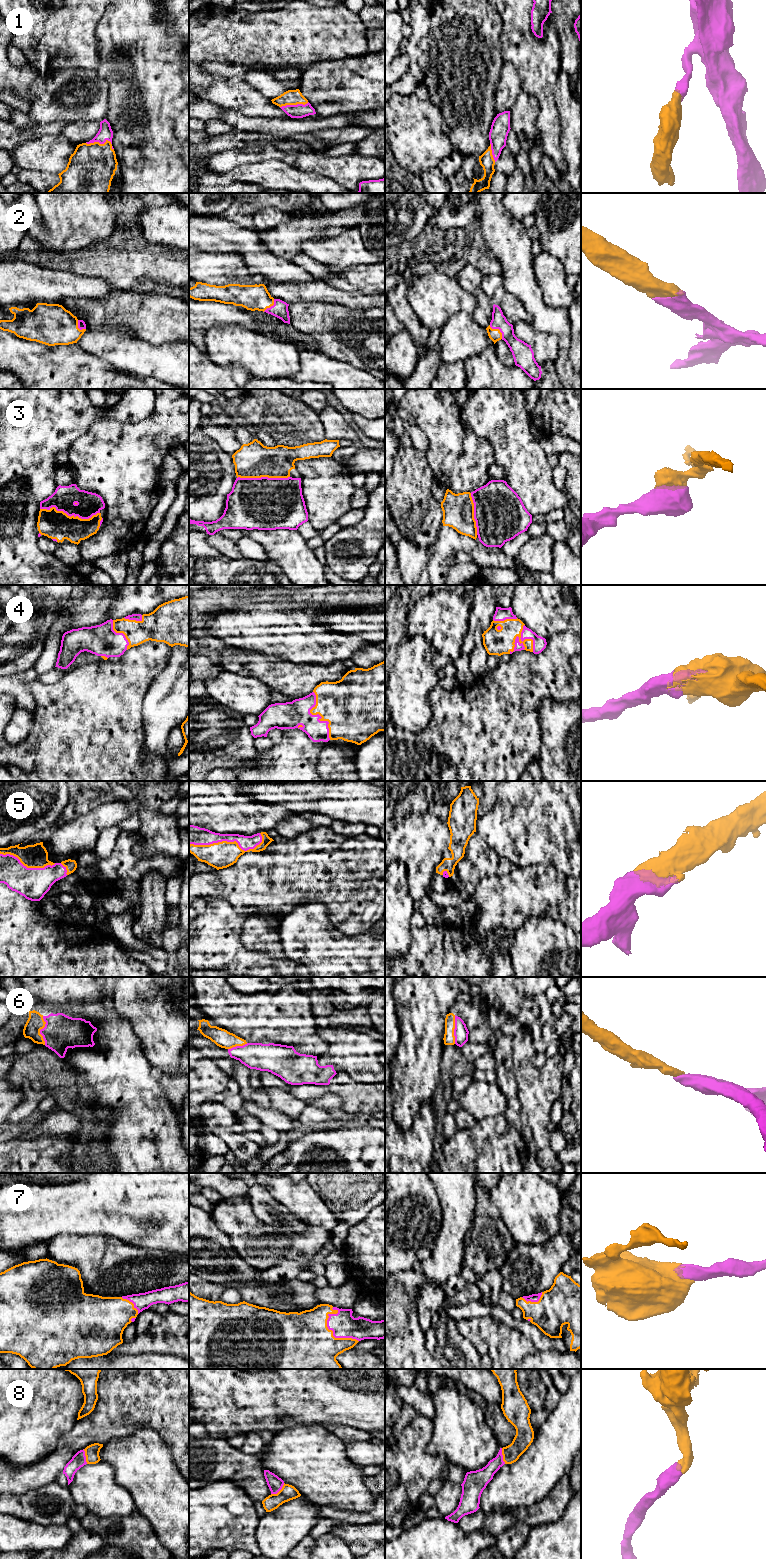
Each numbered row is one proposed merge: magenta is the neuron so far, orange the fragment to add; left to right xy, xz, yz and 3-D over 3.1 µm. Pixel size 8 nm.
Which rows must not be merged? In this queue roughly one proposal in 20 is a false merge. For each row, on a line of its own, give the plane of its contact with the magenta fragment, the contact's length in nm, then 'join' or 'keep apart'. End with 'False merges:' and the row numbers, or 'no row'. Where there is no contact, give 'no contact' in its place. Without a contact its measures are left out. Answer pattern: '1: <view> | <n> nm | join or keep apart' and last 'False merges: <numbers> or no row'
1: xz | 240 nm | join
2: yz | 160 nm | join
3: xy | 480 nm | join
4: yz | 260 nm | join
5: xz | 600 nm | join
6: xy | 240 nm | join
7: xz | 360 nm | join
8: xz | 140 nm | join
False merges: no row

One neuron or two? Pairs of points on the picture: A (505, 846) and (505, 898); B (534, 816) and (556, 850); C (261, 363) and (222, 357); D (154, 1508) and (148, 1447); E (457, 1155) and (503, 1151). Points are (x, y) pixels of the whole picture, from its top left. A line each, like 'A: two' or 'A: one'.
A: two
B: one
C: one
D: one
E: one

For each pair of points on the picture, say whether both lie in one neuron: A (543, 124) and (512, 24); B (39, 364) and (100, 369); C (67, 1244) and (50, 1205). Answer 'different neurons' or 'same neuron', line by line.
A: same neuron
B: same neuron
C: different neurons

